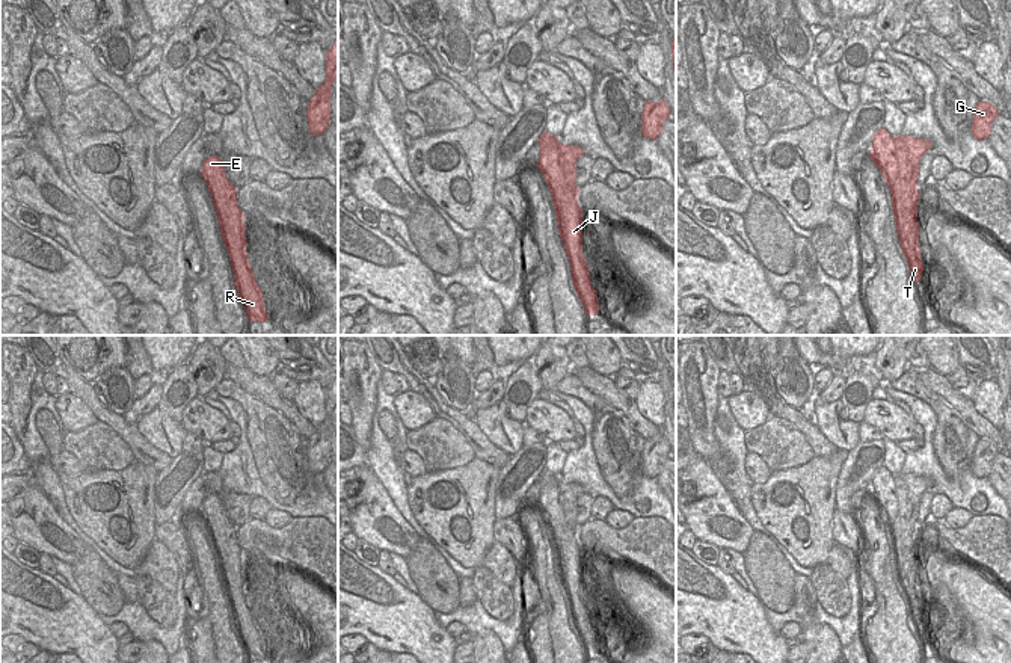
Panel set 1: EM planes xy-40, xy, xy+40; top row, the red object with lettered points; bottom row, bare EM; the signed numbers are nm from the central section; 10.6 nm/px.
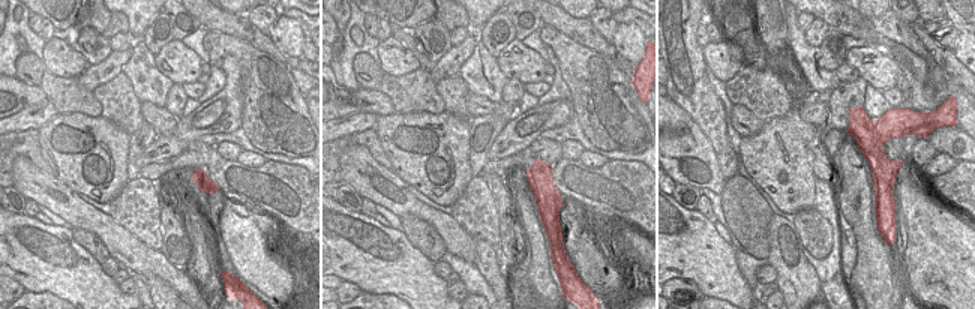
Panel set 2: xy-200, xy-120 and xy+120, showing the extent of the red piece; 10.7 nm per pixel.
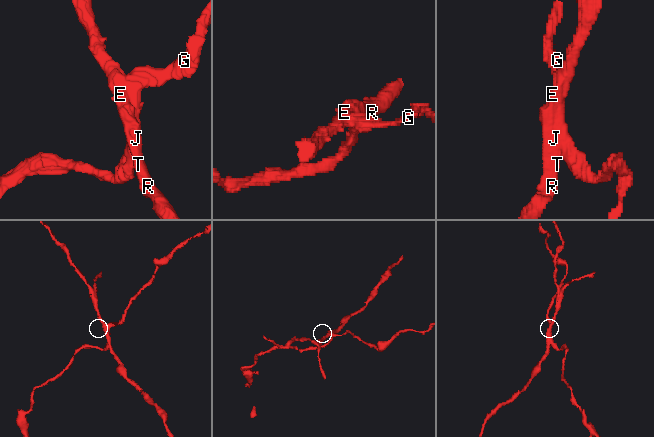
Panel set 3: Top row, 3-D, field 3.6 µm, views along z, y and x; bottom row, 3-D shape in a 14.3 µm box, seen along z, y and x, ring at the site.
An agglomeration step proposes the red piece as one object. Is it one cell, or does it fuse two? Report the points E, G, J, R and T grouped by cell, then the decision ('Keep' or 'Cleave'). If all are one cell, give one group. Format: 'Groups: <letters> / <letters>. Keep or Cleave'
Groups: E J R T / G. Cleave

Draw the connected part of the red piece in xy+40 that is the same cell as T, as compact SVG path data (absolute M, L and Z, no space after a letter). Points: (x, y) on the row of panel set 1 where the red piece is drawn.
M916 228L905 240L899 240L902 254L908 263L910 275L914 282L922 279L923 261L919 248L919 228Z

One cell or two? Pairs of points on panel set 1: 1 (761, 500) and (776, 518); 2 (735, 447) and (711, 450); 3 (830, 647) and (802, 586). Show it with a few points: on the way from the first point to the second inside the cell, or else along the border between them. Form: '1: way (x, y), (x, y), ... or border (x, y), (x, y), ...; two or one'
1: way (765, 505), (774, 514); one
2: border (715, 414), (714, 437), (729, 459), (731, 484); two
3: way (815, 632), (809, 625), (805, 601); one

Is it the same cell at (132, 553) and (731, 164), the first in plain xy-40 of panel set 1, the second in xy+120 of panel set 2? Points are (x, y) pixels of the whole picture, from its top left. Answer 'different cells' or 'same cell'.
different cells

